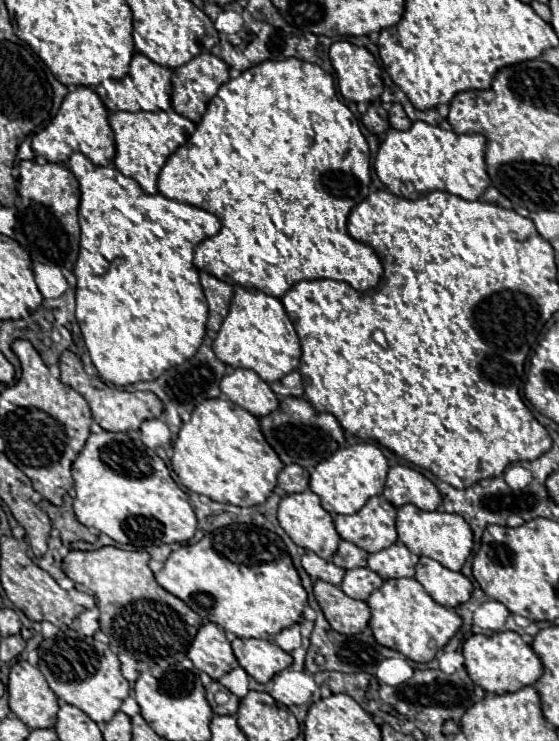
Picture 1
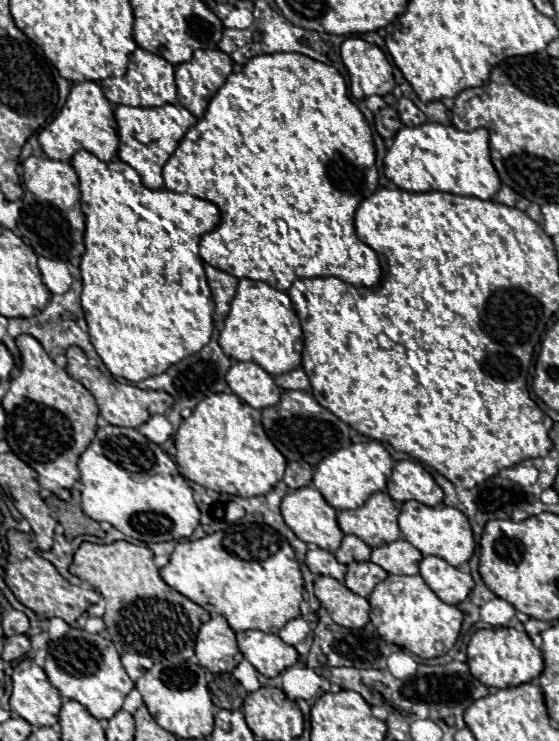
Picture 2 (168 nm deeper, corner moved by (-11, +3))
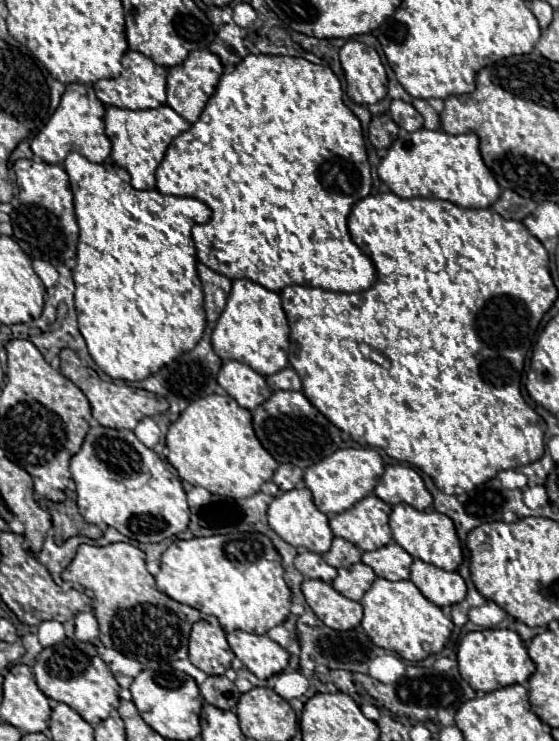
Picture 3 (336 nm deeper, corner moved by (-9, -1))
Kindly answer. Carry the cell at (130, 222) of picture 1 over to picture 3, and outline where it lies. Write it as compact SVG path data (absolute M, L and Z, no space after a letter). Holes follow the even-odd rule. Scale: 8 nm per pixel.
M70 153L64 159L64 169L70 177L80 227L76 267L72 269L80 333L86 339L90 357L106 375L122 381L146 379L178 355L194 349L202 339L206 313L190 229L196 223L206 223L212 211L194 197L170 197L156 189L138 191L130 185L130 179L120 179L116 173L106 171L104 165L90 163L80 153Z

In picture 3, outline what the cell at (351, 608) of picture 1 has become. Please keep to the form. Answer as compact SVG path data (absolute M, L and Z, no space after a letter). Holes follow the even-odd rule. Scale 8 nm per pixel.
M306 579L302 583L302 593L310 609L326 627L336 631L348 631L360 625L362 605L334 591L330 583L320 579Z

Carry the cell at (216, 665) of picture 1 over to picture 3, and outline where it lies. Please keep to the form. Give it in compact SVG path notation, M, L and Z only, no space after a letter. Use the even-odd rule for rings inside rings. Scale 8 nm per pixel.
M206 615L192 625L188 659L208 675L224 675L230 667L234 653L216 617Z

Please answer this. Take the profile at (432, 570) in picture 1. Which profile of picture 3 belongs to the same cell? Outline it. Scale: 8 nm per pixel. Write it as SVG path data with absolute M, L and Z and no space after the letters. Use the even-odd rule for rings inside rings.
M416 559L410 567L410 581L428 601L438 607L456 605L466 597L466 583L456 571L448 573L420 559Z

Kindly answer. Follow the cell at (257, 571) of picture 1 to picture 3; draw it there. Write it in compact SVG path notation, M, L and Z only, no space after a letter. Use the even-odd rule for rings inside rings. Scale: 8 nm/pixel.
M234 533L234 535L212 535L194 539L176 539L162 553L160 573L156 575L156 585L162 593L178 603L190 605L206 615L214 615L226 633L242 629L246 633L266 633L268 629L280 625L290 615L290 589L284 581L284 569L280 565L280 555L272 541L262 533Z

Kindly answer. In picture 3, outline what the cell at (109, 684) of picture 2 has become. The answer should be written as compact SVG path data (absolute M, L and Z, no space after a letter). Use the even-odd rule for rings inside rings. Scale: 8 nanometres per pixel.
M66 639L58 645L46 647L34 665L34 679L42 693L50 699L70 705L84 721L98 723L118 707L118 683L110 673L108 665L100 659L90 643L78 639Z

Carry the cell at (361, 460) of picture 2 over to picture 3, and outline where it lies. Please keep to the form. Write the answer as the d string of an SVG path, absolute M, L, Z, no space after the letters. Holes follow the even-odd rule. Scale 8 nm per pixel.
M360 447L360 449L338 449L326 459L310 465L304 471L304 483L312 493L314 505L322 513L342 513L350 509L354 503L358 503L362 497L370 495L382 477L384 463L382 457L370 449L370 447Z

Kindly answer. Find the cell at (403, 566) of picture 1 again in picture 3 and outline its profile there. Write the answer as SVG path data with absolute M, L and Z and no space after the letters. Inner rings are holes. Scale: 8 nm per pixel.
M388 543L386 547L380 547L376 551L364 551L362 563L372 567L376 577L388 579L388 581L402 581L410 577L410 565L412 565L410 553L406 553L398 543Z

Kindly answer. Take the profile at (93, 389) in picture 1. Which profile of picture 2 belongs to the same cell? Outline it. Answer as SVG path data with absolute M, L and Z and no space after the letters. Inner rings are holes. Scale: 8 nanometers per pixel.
M70 347L66 351L66 357L68 357L68 367L66 371L82 381L82 385L94 395L98 407L100 407L100 415L110 423L110 425L118 425L118 427L140 427L142 423L146 423L152 415L164 415L174 399L170 397L166 391L144 391L144 389L138 389L135 384L132 383L118 383L112 375L106 375L94 367L88 367L86 365L86 355L80 347Z

